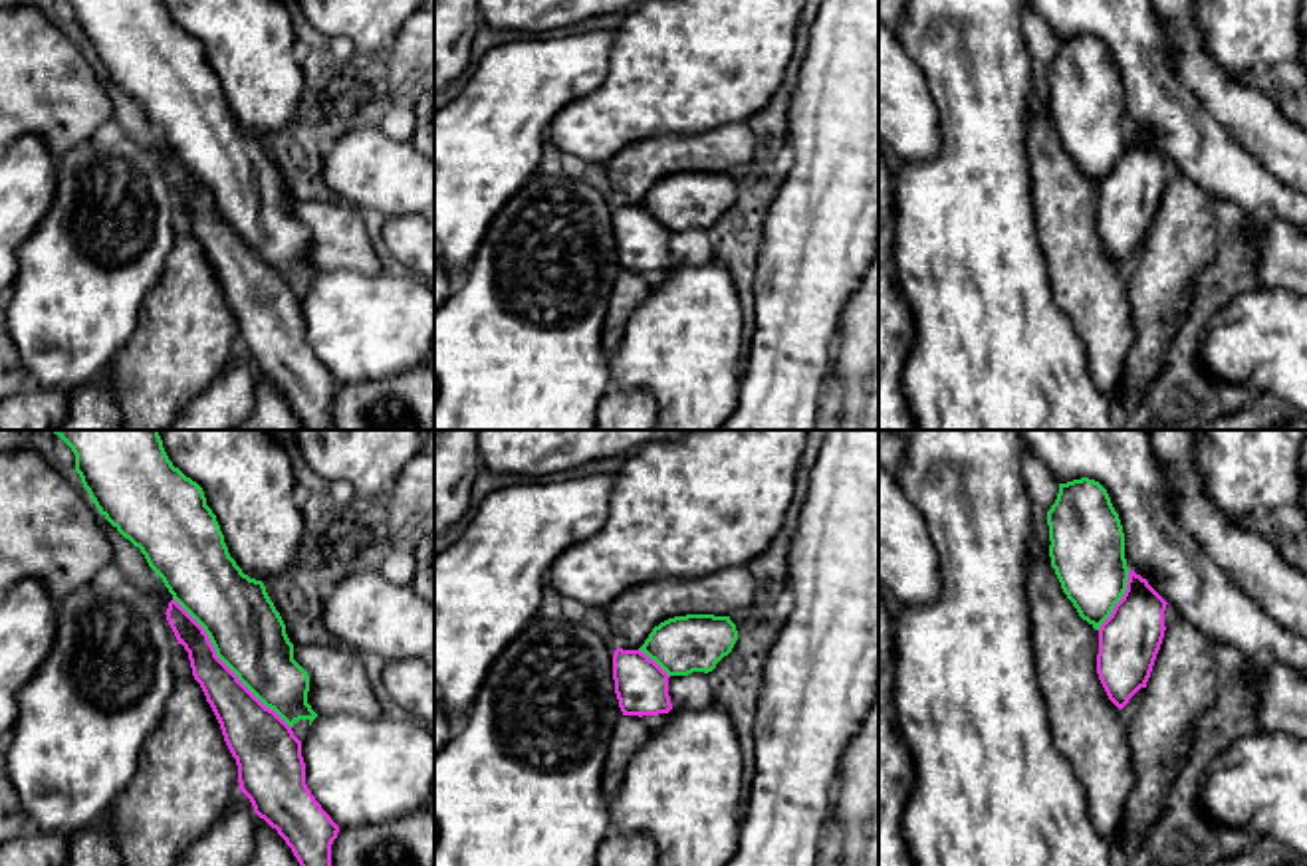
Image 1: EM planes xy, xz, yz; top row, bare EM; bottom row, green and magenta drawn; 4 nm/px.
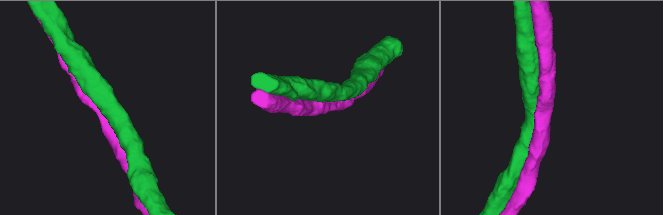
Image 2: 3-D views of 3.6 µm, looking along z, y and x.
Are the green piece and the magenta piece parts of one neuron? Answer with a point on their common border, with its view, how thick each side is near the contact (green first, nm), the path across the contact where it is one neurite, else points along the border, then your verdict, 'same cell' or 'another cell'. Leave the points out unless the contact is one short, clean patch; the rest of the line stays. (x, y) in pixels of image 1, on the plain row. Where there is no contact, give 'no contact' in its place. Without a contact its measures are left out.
xy (225, 218) | 300/200 nm | same cell

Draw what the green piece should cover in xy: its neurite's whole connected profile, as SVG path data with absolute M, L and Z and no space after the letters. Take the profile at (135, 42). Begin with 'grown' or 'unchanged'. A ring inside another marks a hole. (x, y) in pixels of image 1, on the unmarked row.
grown | M67 0L75 10L75 28L99 69L135 103L141 105L149 123L163 135L173 151L167 176L188 208L194 236L210 260L224 297L238 321L240 347L250 355L254 369L264 375L292 404L303 430L333 430L331 400L339 382L321 365L305 341L301 297L292 283L299 275L309 281L317 270L307 260L309 232L294 216L294 200L286 180L270 157L262 137L242 129L230 113L216 71L206 61L202 44L186 34L169 16L163 0Z

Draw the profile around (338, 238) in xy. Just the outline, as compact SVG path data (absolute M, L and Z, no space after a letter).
M339 198L294 200L294 216L309 232L307 260L317 271L381 273L361 210Z

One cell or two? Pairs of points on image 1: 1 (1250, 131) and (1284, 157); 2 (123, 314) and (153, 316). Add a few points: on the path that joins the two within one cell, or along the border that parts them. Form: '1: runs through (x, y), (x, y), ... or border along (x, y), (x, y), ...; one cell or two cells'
1: runs through (1258, 131), (1276, 149); one cell
2: border along (161, 274), (139, 310), (131, 337), (116, 355); two cells

